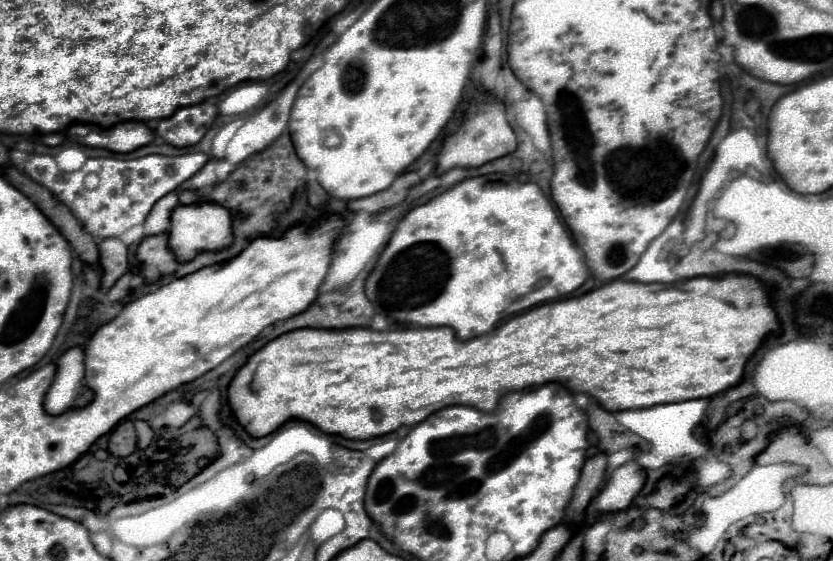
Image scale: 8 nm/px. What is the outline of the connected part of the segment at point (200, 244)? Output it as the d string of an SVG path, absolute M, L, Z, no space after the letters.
M197 203L197 205L177 205L171 215L171 229L169 229L169 245L171 251L177 255L177 261L189 261L199 251L217 251L231 243L231 219L233 215L215 203Z

